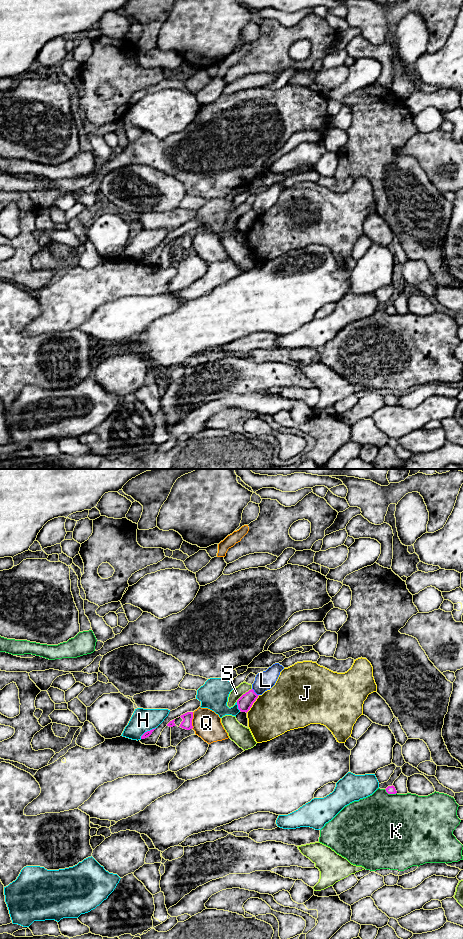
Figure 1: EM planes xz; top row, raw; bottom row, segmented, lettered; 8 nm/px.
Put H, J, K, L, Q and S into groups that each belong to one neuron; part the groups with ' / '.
H / J / K / L / Q / S

